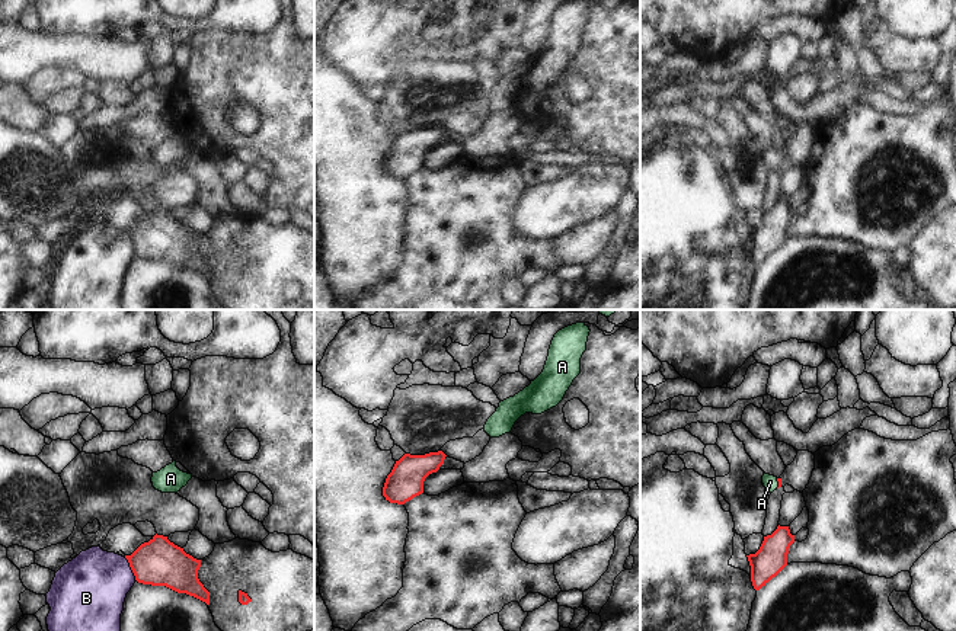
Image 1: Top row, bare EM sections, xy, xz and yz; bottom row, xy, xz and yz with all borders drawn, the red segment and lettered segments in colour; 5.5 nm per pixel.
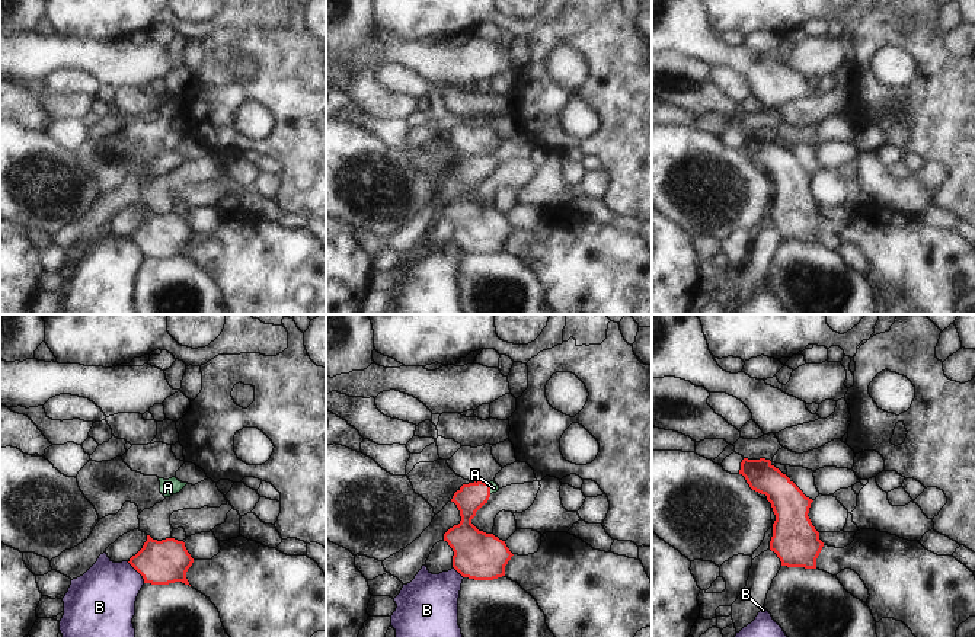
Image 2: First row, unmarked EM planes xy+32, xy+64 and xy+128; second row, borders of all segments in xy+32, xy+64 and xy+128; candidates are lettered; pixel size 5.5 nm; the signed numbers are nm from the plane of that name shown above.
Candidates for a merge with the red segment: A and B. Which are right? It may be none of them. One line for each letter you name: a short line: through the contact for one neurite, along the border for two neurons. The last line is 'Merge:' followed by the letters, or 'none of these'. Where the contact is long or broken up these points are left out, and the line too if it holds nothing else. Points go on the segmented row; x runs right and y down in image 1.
A: line yz (779, 480), (779, 483), (770, 481)
Merge: A

